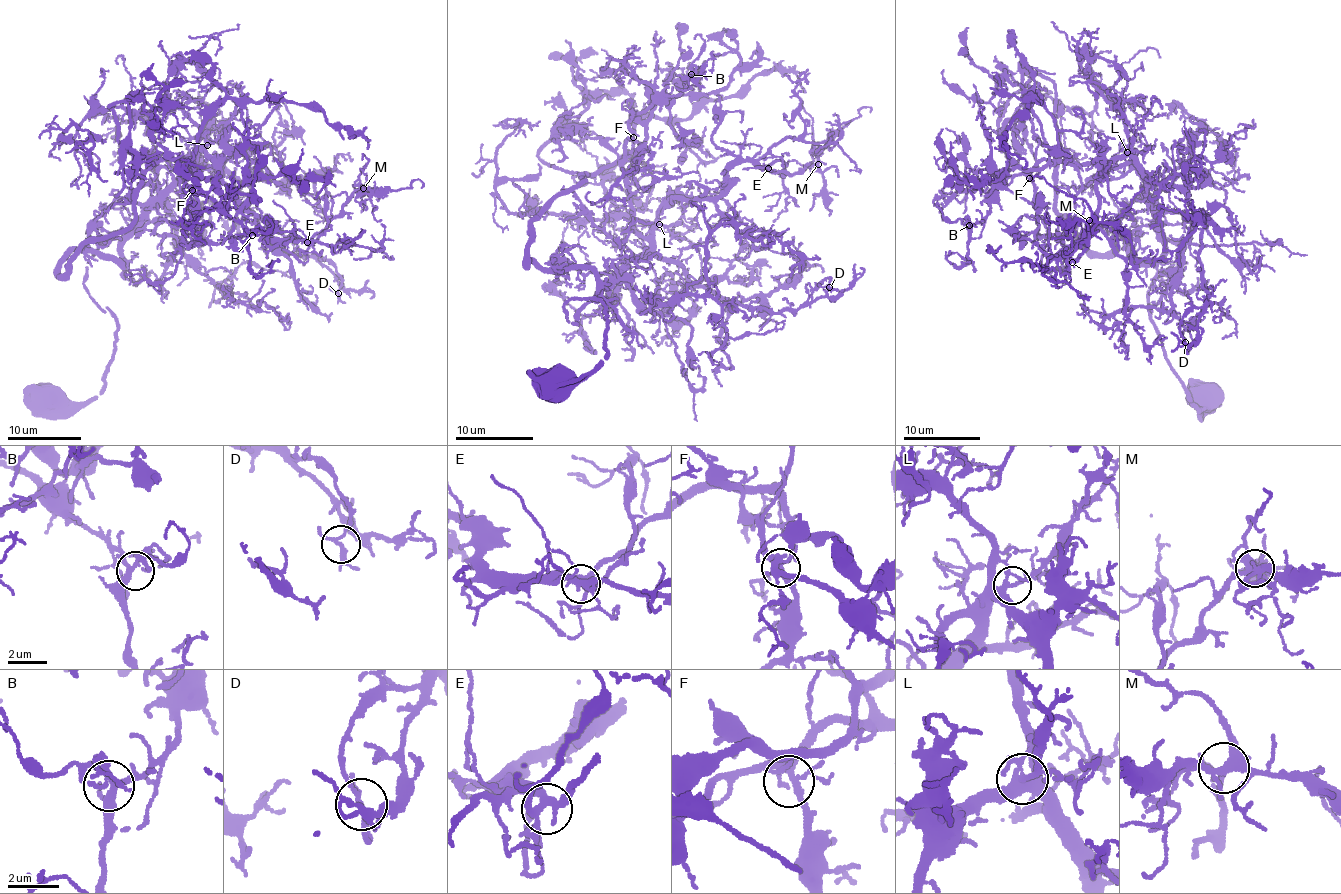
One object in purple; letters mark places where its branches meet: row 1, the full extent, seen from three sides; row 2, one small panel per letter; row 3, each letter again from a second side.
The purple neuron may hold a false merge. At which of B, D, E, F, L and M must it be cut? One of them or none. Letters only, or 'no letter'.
D

